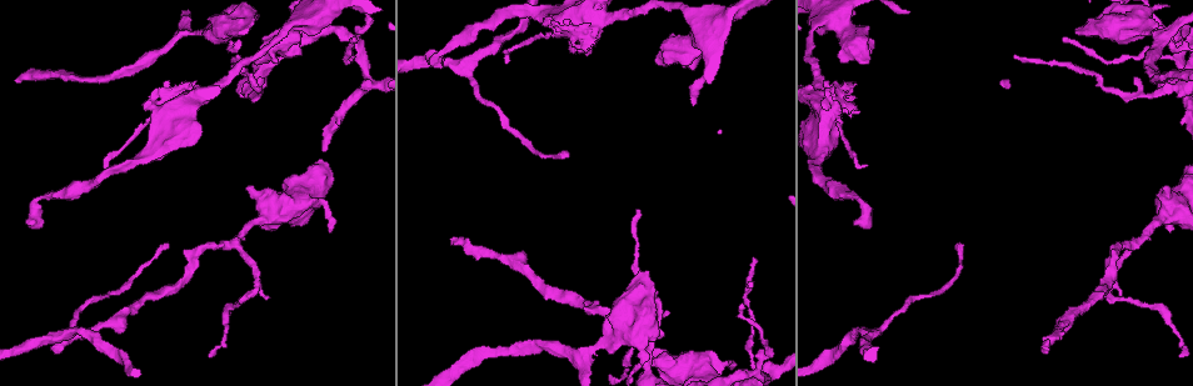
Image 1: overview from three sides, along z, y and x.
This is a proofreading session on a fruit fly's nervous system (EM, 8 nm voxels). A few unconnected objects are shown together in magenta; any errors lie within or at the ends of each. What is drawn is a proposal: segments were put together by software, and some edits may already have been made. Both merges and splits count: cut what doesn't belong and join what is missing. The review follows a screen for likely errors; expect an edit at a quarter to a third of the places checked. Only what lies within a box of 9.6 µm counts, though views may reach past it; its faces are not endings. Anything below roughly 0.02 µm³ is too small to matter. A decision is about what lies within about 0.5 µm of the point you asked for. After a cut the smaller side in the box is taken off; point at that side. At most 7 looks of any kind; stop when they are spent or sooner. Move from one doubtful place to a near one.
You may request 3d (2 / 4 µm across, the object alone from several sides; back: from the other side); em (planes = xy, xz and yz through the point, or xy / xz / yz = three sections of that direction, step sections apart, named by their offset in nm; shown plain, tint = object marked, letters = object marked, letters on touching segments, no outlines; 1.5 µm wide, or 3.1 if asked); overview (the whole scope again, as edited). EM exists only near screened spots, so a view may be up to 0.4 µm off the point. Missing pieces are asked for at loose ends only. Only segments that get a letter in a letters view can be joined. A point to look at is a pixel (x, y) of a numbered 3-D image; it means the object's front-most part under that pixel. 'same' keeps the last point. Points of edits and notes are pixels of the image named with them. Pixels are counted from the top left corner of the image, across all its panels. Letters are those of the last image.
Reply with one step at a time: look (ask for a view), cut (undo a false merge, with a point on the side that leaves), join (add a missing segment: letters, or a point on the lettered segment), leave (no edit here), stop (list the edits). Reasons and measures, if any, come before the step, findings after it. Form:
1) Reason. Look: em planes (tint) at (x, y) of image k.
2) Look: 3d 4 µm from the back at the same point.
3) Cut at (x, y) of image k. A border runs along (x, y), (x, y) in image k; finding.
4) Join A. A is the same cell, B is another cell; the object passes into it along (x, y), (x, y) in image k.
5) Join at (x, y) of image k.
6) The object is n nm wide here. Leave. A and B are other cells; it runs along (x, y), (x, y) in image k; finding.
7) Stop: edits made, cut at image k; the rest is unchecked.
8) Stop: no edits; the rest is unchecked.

Stops while still wide. Look: 3d 2 µm at (857, 108) of image 1.

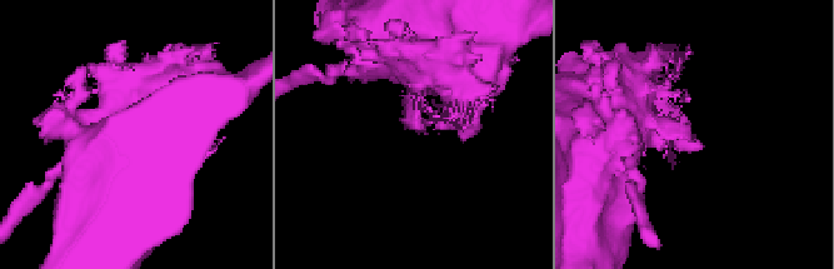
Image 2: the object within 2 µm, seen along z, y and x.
Look: em planes (letters) at (424, 132) of image 2.

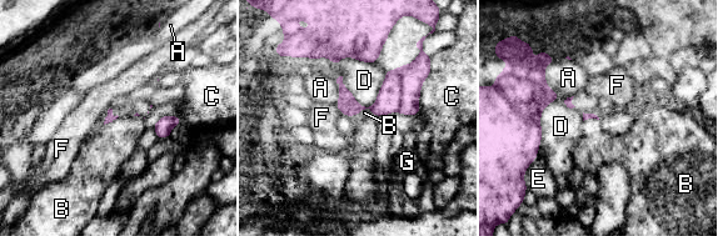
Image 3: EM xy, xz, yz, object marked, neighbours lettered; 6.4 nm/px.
The longest contact is with C, 300 nm. Leave. A, B, C, D, E, F and G are other cells; a border runs along (119, 116), (104, 125) in image 3; no lettered segment goes on from it.

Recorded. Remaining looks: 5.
Long arm stops here. Look: 3d 2 µm at (754, 259) of image 1.

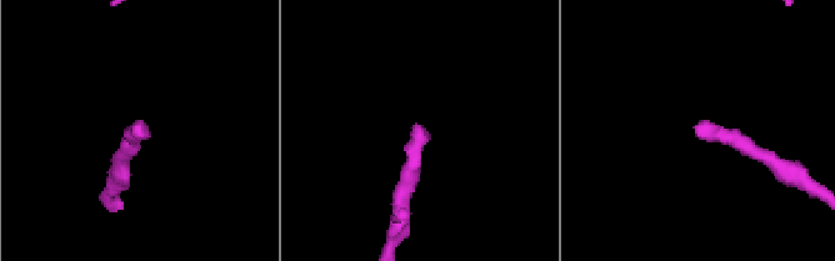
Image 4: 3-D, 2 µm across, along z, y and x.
Shape alone is not enough. Look: em planes (letters) at (413, 128) of image 4.

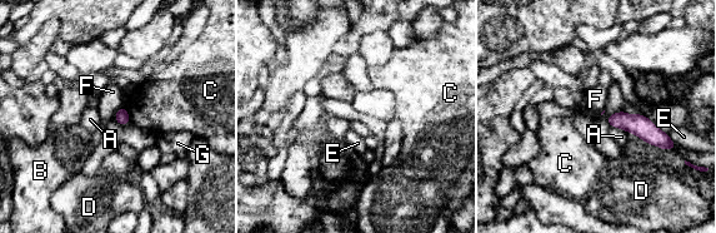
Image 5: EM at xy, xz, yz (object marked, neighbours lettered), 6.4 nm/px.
The longest contact is with D, 280 nm. Leave. A, B, C, D, E, F and G are other cells; a border runs along (124, 105), (116, 112), (114, 118) in image 5; none of them fits.

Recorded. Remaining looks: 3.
Branch stops here. Look: em planes (plain) at (451, 241) of image 1.

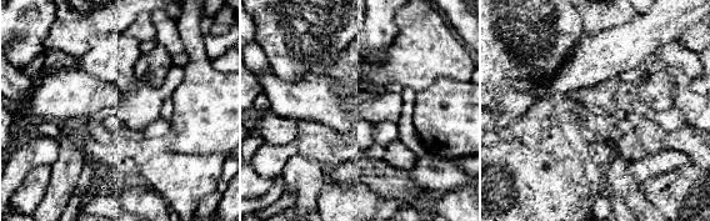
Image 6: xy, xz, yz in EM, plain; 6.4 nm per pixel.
Look: em planes (letters) at the same point.

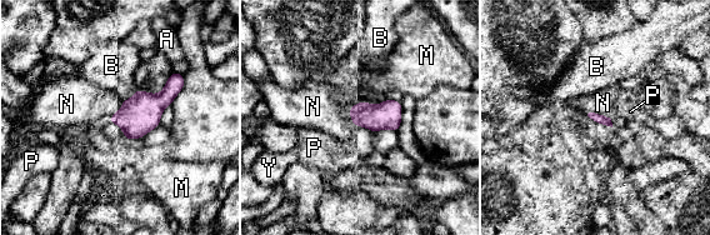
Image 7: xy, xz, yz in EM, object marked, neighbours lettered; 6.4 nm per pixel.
Join N. N is the same cell, A, B, M, P and Y are other cells; the neuron continues.

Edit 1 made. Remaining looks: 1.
Stop: edits made, join at image 7; the rest is unchecked.

